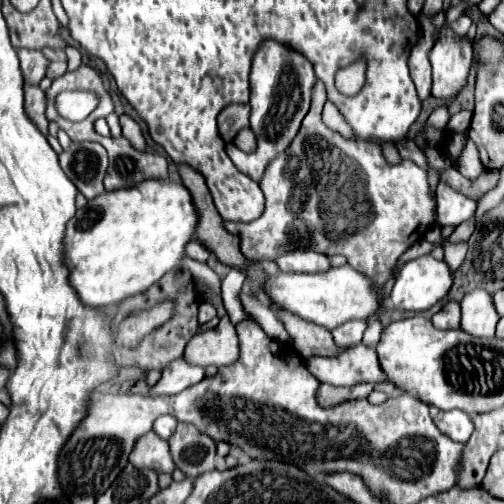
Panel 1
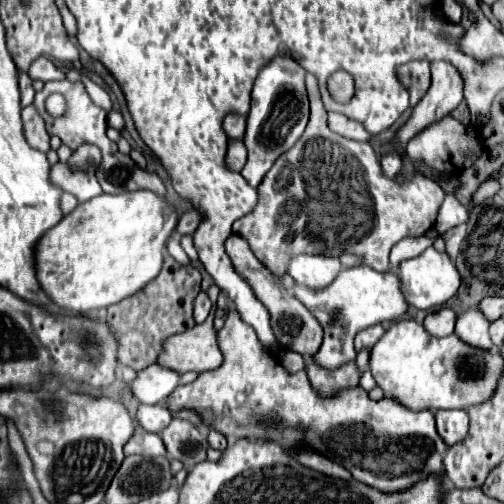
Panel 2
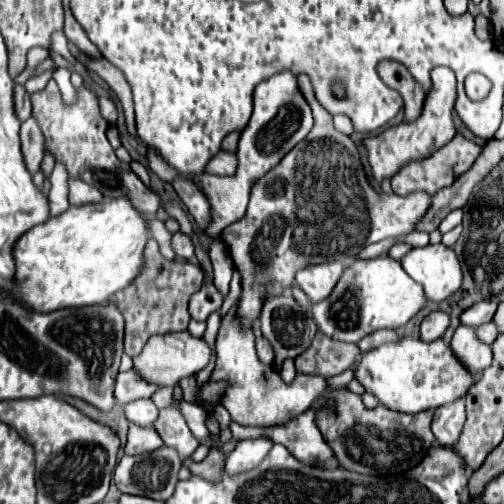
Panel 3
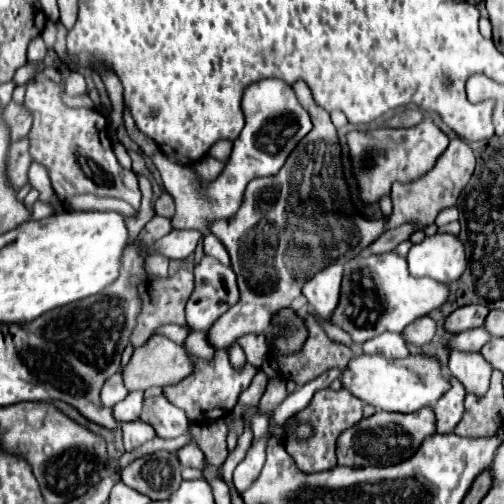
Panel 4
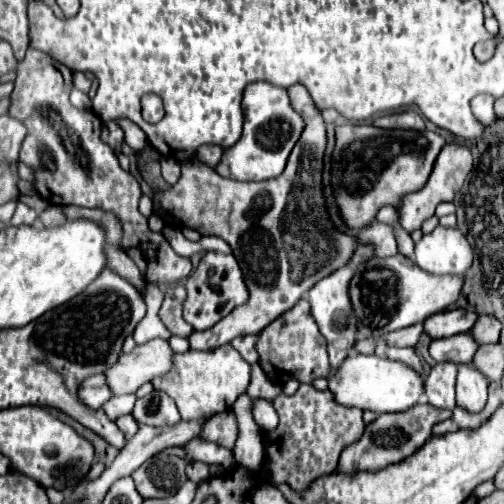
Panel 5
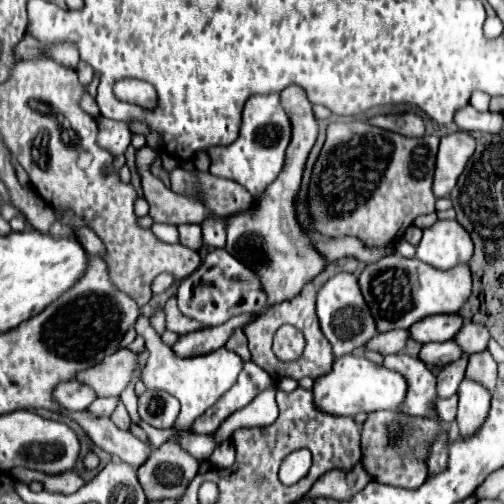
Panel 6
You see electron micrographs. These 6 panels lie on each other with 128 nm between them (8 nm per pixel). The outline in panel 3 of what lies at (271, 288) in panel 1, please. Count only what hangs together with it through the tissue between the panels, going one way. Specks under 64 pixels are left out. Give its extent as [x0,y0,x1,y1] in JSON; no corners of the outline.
[312,256,424,344]

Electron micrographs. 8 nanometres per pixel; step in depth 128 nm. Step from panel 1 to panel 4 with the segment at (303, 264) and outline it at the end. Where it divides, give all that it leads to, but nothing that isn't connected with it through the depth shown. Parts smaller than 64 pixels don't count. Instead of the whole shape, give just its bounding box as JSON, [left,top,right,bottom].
[302,264,342,318]

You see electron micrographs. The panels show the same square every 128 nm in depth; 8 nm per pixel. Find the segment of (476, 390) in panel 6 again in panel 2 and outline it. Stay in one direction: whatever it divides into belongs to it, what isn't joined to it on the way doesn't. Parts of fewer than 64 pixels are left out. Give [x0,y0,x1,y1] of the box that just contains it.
[456,306,492,348]

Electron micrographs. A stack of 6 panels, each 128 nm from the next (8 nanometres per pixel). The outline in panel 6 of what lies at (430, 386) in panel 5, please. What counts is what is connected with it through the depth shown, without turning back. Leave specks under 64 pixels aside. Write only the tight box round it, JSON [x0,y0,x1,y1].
[436,358,466,398]

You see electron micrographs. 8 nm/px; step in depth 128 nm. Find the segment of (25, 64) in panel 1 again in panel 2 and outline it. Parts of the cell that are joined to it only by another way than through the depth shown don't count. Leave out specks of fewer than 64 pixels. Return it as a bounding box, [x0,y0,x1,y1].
[18,70,34,106]

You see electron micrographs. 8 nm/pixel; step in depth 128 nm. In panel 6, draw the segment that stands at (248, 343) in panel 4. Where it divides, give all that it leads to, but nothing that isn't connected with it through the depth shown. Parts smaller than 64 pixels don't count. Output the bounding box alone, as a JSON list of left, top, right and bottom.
[226,330,252,362]

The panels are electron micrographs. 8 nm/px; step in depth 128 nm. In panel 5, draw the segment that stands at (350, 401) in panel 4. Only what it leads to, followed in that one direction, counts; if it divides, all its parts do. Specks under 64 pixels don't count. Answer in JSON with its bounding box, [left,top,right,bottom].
[264,384,364,488]

